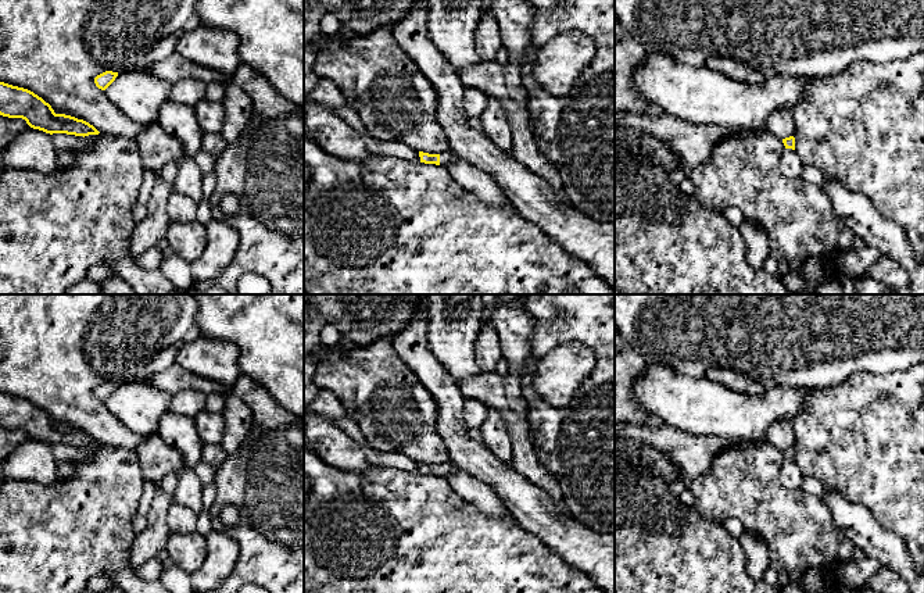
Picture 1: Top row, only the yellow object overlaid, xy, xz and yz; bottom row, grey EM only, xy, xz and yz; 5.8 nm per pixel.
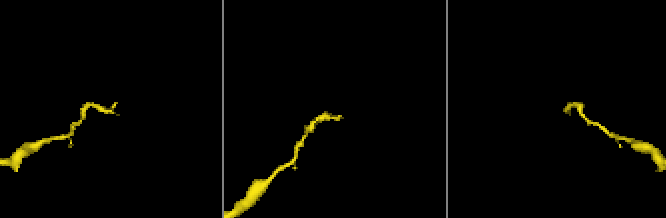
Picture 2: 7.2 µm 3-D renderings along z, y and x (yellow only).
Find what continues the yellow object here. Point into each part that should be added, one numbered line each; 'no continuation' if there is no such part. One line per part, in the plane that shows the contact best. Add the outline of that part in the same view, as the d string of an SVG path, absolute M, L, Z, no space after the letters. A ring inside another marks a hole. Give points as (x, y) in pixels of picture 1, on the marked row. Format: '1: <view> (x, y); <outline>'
1: xz (446, 157); M451 150L441 153L440 165L447 167L455 157L458 157L458 156L454 154Z

